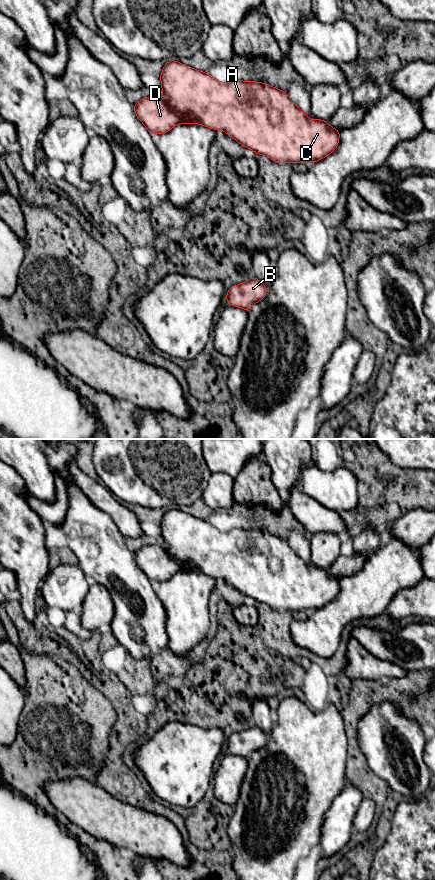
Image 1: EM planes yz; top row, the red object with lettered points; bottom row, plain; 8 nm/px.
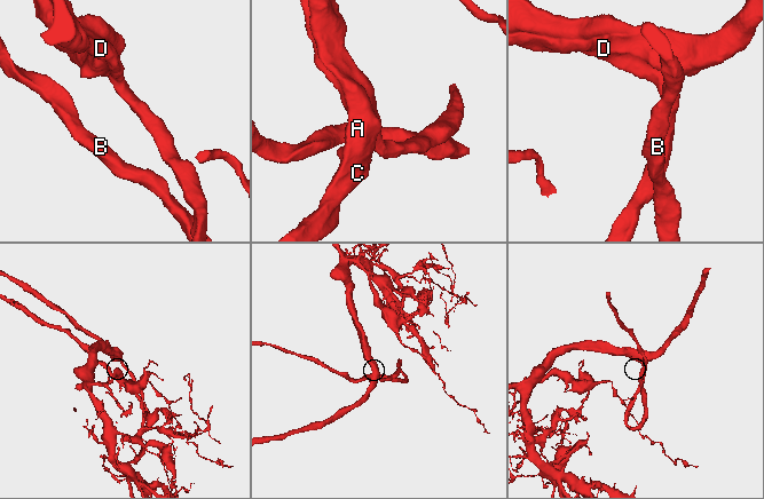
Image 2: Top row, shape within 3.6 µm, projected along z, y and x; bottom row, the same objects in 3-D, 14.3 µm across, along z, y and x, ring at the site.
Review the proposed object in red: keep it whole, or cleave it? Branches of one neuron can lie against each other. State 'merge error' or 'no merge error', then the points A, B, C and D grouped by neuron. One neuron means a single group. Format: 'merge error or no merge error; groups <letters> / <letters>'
no merge error; groups A B C D

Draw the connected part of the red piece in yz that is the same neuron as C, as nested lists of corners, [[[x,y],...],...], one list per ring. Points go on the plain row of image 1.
[[[168,508],[162,517],[160,528],[162,545],[147,544],[133,552],[136,565],[151,582],[167,581],[178,572],[201,572],[214,578],[223,578],[243,595],[253,598],[256,603],[265,603],[278,611],[311,612],[325,606],[338,594],[339,578],[332,576],[327,569],[318,566],[310,568],[285,539],[269,532],[242,528],[223,531],[176,508]]]

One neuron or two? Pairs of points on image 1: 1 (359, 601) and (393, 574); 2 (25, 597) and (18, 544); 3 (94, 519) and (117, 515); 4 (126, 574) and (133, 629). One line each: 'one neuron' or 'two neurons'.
1: one neuron
2: one neuron
3: two neurons
4: one neuron

